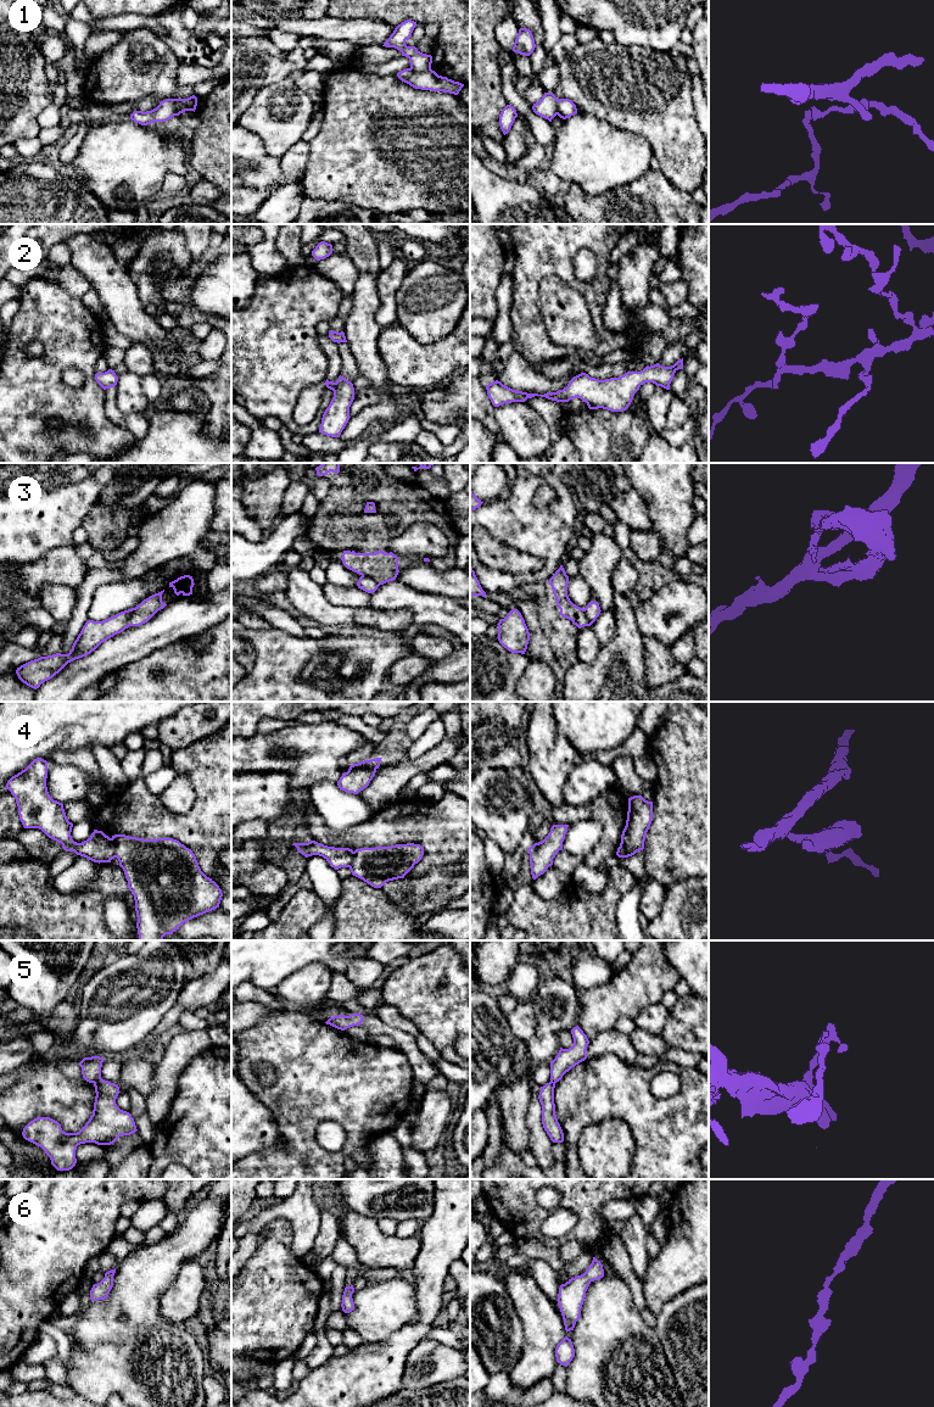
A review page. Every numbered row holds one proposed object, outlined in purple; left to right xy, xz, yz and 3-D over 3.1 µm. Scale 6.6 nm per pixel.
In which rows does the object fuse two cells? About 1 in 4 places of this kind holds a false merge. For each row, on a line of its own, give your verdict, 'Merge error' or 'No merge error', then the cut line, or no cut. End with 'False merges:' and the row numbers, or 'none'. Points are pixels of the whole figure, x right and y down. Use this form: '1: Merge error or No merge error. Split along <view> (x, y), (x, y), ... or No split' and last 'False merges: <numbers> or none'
1: Merge error. Split along xz (410, 67), (418, 72), (430, 70)
2: No merge error. No split
3: Merge error. Split along xz (362, 575), (370, 576), (379, 585)
4: Merge error. Split along xy (111, 838), (116, 856)
5: Merge error. Split along xy (100, 1077), (94, 1083)
6: No merge error. No split
False merges: 1, 3, 4, 5

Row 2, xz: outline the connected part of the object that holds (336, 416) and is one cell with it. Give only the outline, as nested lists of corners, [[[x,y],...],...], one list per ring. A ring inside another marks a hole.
[[[341,375],[336,383],[326,379],[325,385],[334,391],[334,397],[323,414],[319,432],[331,437],[340,437],[351,418],[349,407],[354,400],[354,387],[351,381]]]

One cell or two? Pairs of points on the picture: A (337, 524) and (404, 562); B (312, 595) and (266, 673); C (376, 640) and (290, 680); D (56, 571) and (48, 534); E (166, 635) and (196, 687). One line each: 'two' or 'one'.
A: one
B: two
C: one
D: two
E: two

